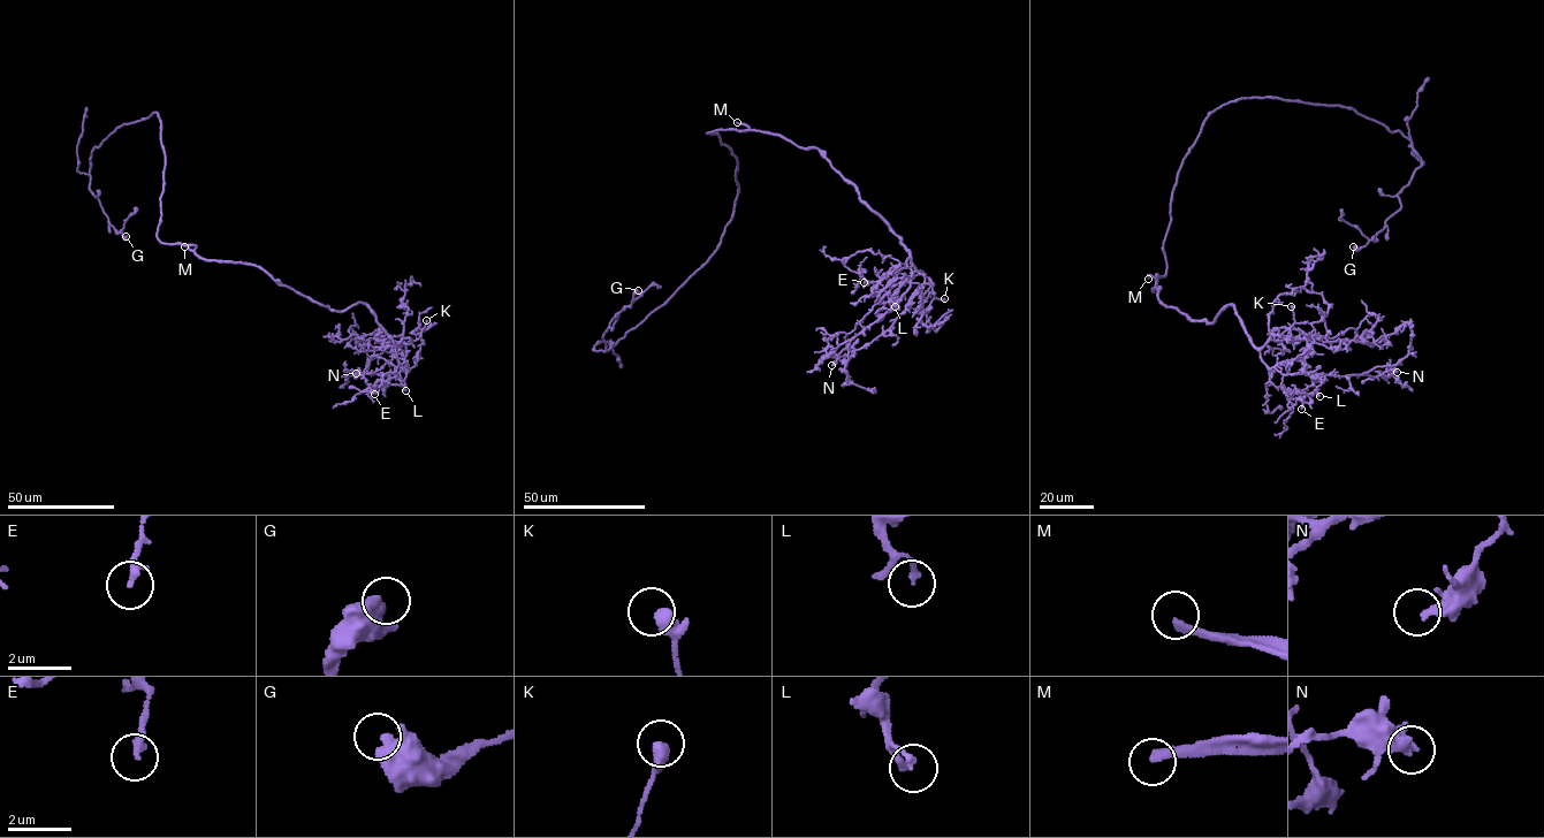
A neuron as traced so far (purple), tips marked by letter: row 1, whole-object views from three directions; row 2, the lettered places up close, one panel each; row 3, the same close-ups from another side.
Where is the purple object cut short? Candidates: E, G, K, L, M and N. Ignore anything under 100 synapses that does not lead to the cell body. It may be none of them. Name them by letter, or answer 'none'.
M

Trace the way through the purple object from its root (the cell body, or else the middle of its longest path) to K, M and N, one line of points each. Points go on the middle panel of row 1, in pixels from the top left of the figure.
K: (715, 130), (769, 131), (799, 146), (816, 147), (898, 236), (934, 298), (944, 298)
M: (715, 130), (745, 131), (748, 128), (737, 122)
N: (715, 130), (769, 131), (816, 147), (909, 251), (910, 287), (890, 309), (841, 344), (831, 365)

